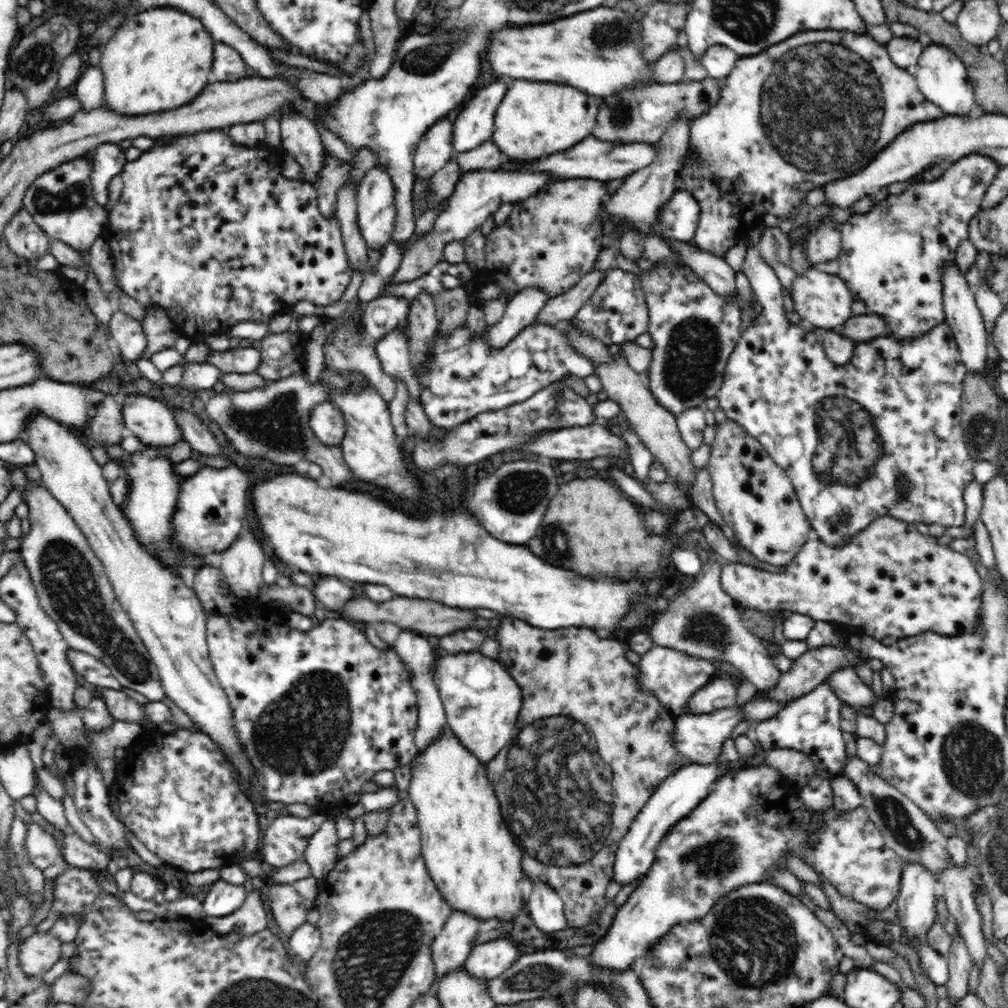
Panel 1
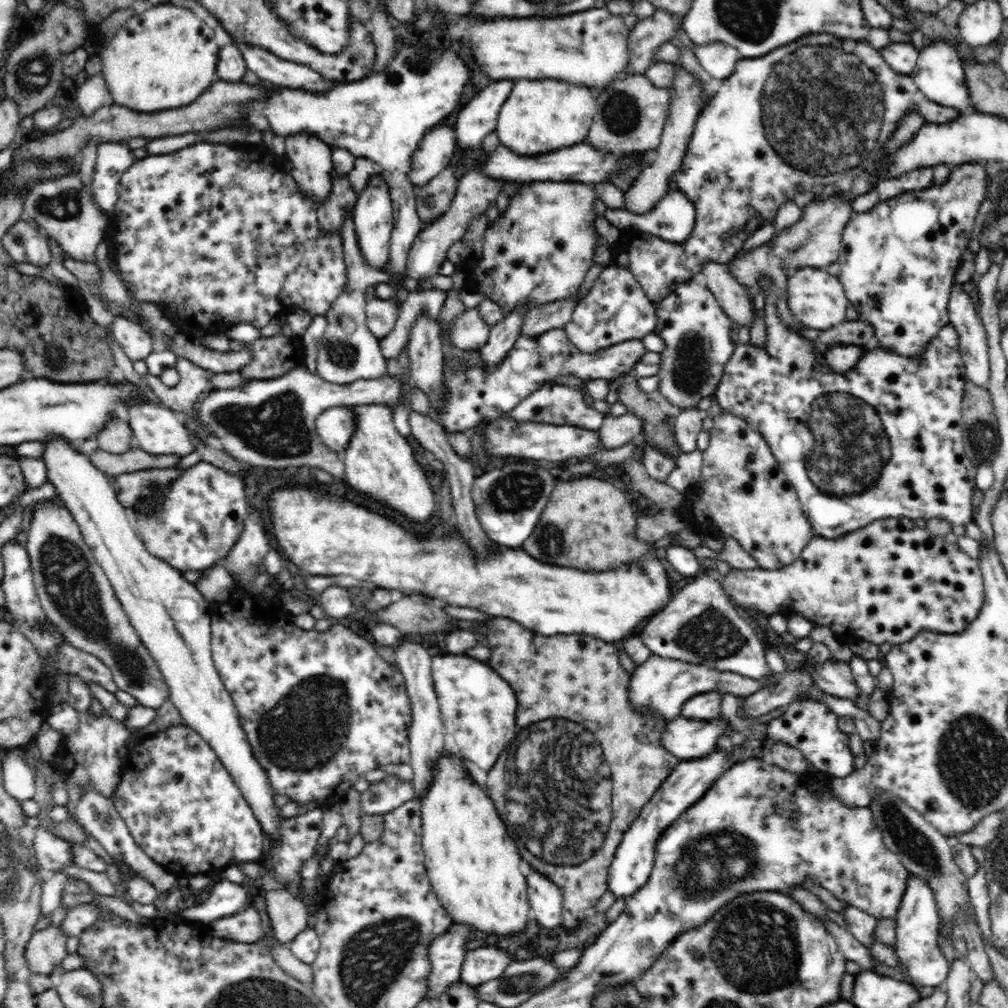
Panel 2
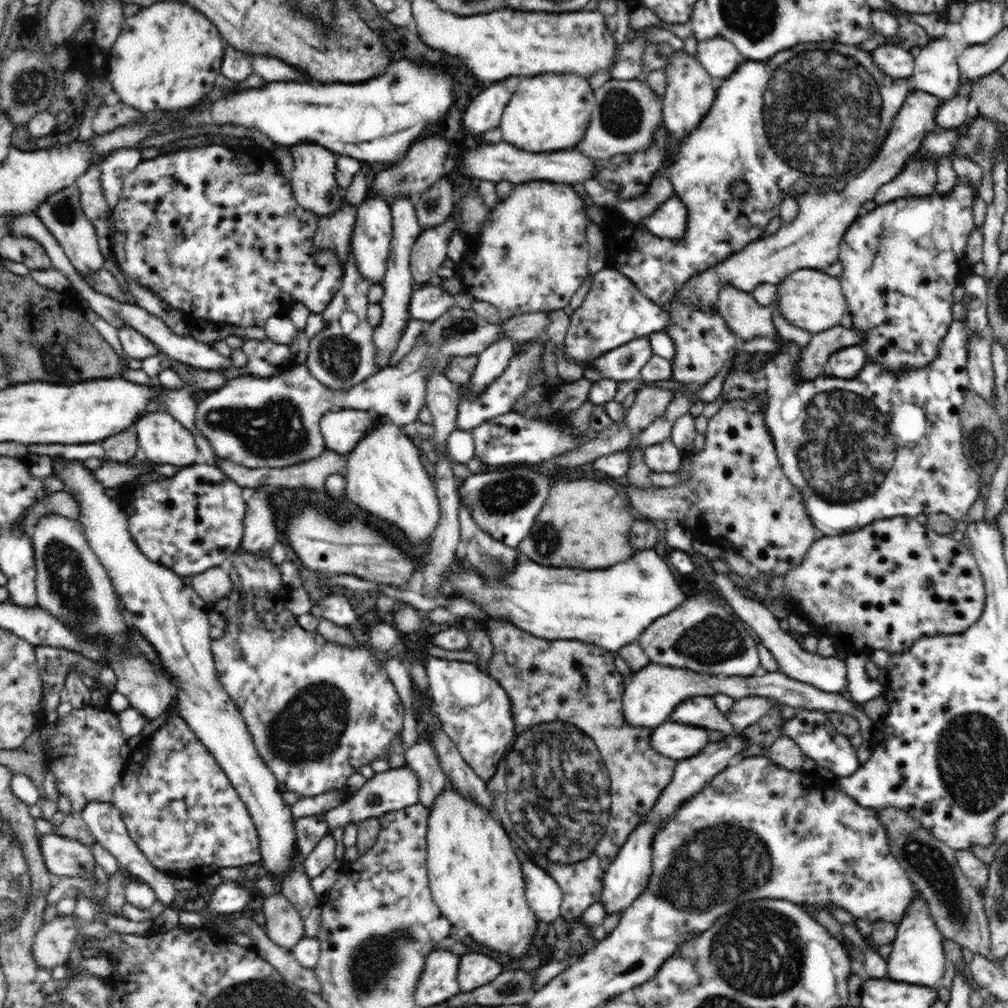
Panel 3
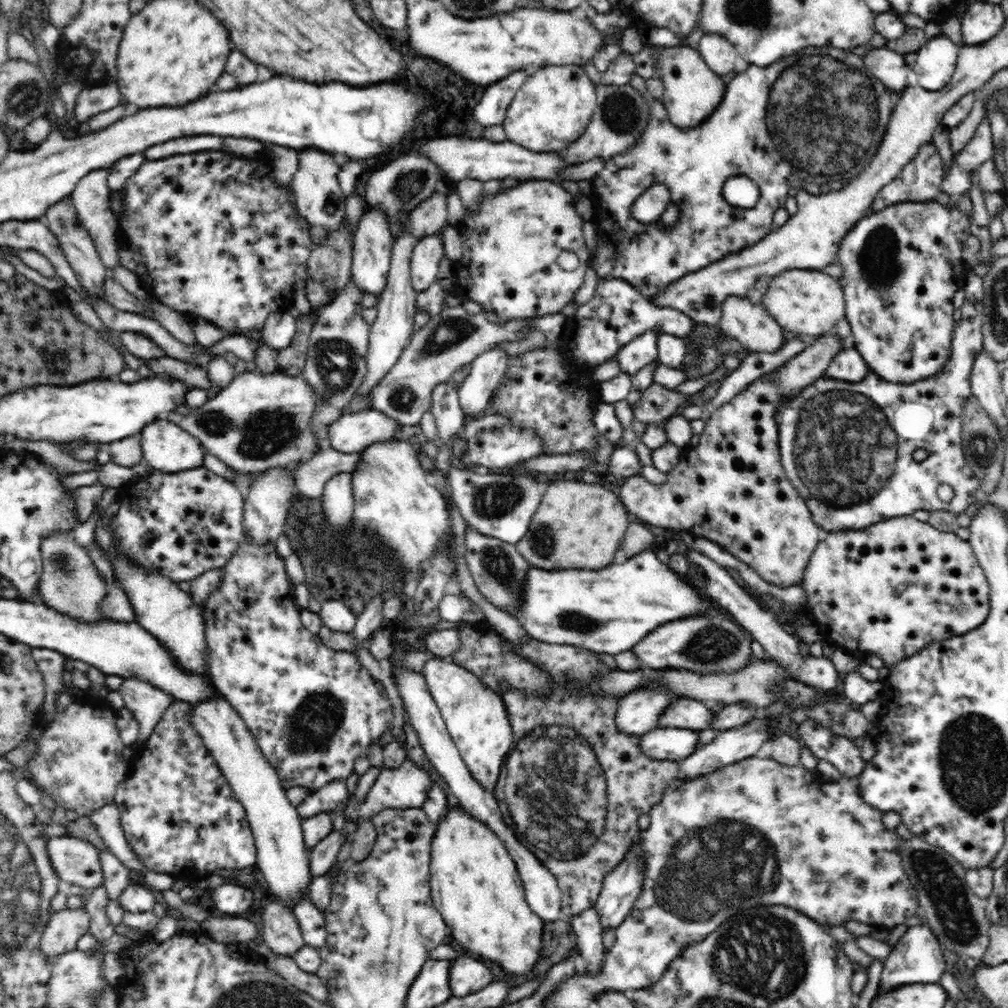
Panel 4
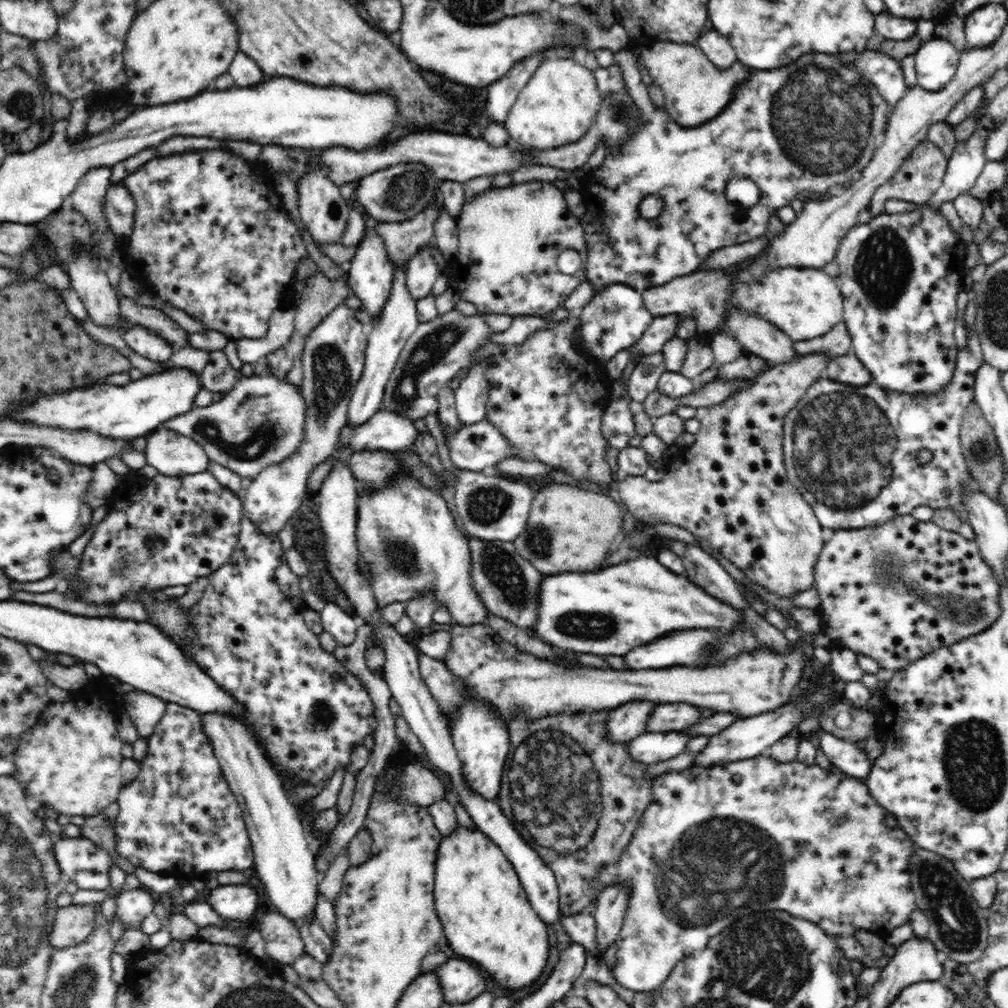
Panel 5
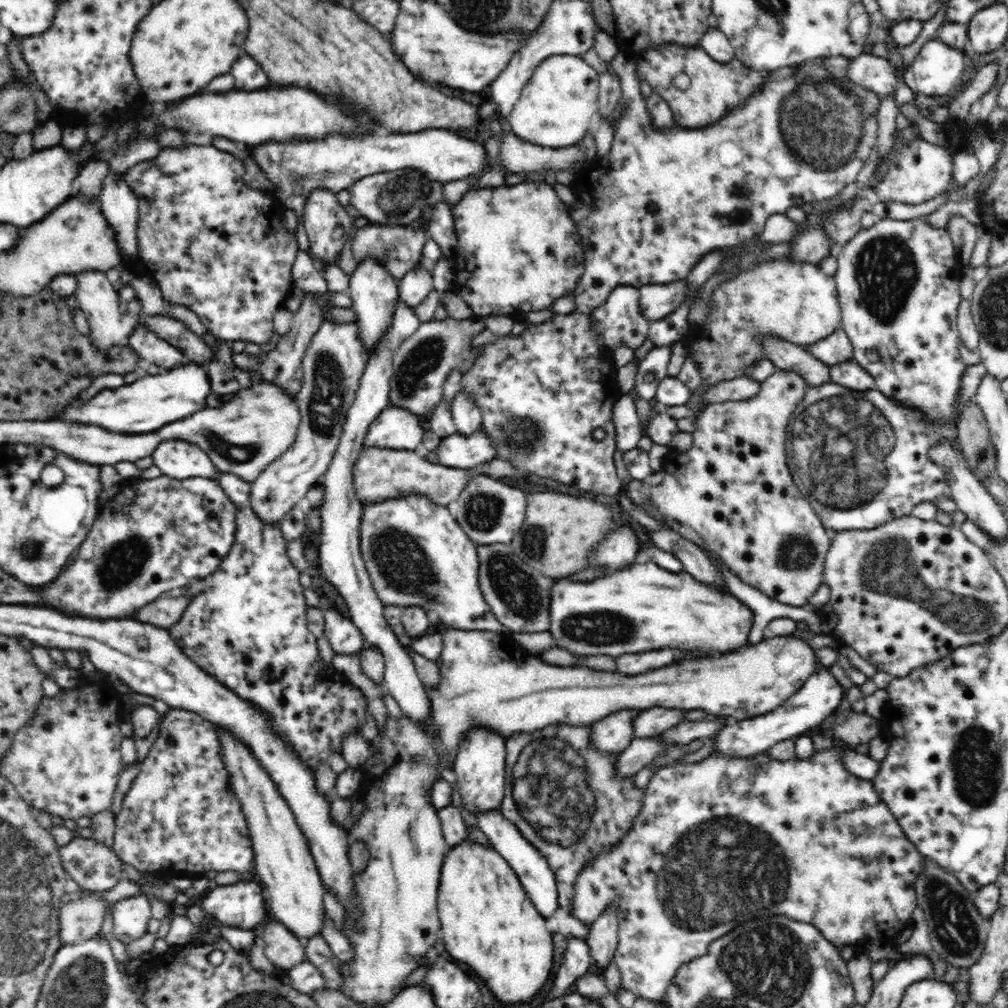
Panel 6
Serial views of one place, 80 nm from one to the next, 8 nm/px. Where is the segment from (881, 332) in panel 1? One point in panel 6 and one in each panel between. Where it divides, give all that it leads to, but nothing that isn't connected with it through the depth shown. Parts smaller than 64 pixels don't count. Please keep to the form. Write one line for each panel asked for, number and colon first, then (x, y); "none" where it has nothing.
2: (856, 332)
3: (814, 356)
4: (730, 489)
5: (730, 488)
6: (733, 487)

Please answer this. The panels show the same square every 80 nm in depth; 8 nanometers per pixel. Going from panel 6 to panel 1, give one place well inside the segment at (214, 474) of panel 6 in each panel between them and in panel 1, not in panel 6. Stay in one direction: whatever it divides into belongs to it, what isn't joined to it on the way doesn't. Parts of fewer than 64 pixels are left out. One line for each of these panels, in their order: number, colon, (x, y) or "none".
1: (155, 425)
2: (157, 430)
3: (163, 440)
4: (167, 448)
5: (171, 454)

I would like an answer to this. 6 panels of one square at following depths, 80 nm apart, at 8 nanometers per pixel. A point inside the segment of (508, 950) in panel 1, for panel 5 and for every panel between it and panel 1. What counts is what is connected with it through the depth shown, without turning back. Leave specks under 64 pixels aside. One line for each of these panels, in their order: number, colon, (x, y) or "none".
2: (485, 963)
3: (474, 970)
4: (467, 975)
5: (460, 980)

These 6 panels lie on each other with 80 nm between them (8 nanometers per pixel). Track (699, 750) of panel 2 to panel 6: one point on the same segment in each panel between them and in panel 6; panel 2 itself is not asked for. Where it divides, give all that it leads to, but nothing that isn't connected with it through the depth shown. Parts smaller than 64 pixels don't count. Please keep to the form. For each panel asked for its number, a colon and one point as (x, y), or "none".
3: (678, 741)
4: (674, 744)
5: (650, 747)
6: (640, 752)

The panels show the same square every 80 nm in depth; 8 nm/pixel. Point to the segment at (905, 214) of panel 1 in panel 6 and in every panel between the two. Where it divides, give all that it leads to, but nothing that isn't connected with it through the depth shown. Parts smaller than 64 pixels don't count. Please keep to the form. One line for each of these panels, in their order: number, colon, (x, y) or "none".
2: (897, 262)
3: (900, 262)
4: (901, 266)
5: (900, 275)
6: (897, 281)

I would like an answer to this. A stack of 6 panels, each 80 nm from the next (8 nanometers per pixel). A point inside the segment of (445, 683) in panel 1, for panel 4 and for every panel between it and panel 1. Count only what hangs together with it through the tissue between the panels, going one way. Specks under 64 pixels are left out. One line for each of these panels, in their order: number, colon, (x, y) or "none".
2: (477, 706)
3: (474, 710)
4: (476, 717)

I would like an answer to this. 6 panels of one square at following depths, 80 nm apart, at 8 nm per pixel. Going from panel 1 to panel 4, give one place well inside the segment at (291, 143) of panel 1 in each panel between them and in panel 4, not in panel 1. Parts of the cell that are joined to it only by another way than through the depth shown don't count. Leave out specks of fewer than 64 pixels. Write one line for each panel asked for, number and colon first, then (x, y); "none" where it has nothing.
2: (311, 158)
3: (315, 187)
4: (319, 198)

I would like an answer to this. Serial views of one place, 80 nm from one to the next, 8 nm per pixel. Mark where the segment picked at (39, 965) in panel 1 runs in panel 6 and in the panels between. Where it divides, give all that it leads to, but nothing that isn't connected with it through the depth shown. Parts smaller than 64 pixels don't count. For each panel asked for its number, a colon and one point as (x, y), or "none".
2: (47, 948)
3: (53, 944)
4: (65, 928)
5: (73, 924)
6: (81, 919)

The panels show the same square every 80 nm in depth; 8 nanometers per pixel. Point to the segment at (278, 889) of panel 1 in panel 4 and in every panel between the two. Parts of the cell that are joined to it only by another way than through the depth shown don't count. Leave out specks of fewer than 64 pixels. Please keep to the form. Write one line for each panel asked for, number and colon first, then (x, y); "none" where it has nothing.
2: (288, 915)
3: (284, 926)
4: (281, 932)

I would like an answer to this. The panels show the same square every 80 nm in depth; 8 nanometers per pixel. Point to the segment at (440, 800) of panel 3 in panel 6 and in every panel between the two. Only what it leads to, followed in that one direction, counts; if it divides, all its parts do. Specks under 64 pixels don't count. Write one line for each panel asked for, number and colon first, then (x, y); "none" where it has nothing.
4: (475, 885)
5: (488, 921)
6: (488, 923)

